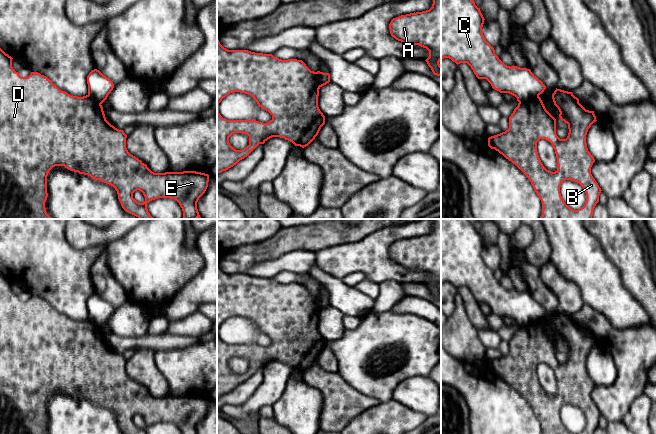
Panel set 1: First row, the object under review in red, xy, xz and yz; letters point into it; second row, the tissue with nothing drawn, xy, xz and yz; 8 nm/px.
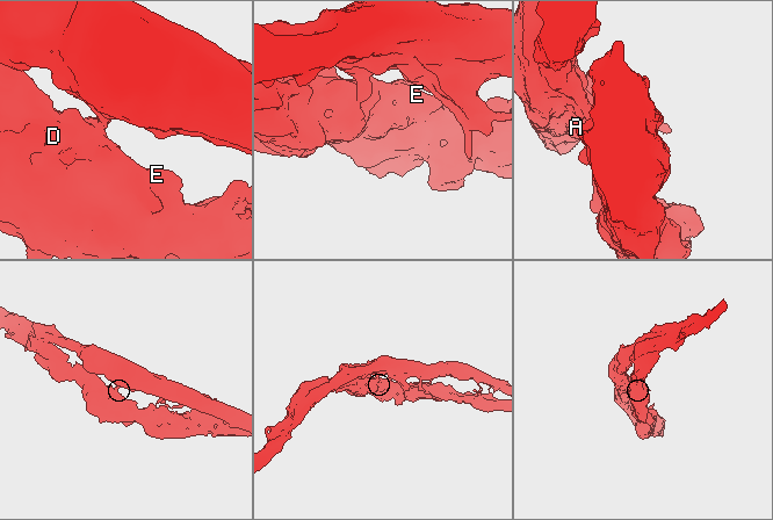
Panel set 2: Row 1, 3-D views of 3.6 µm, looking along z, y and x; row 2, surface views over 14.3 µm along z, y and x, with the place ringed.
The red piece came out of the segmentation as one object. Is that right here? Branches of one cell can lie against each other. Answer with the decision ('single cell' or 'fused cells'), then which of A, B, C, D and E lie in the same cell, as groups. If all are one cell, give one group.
fused cells; A C / B D E

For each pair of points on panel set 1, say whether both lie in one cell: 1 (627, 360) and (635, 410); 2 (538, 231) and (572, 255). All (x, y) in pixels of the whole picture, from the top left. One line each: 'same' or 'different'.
1: different
2: different

